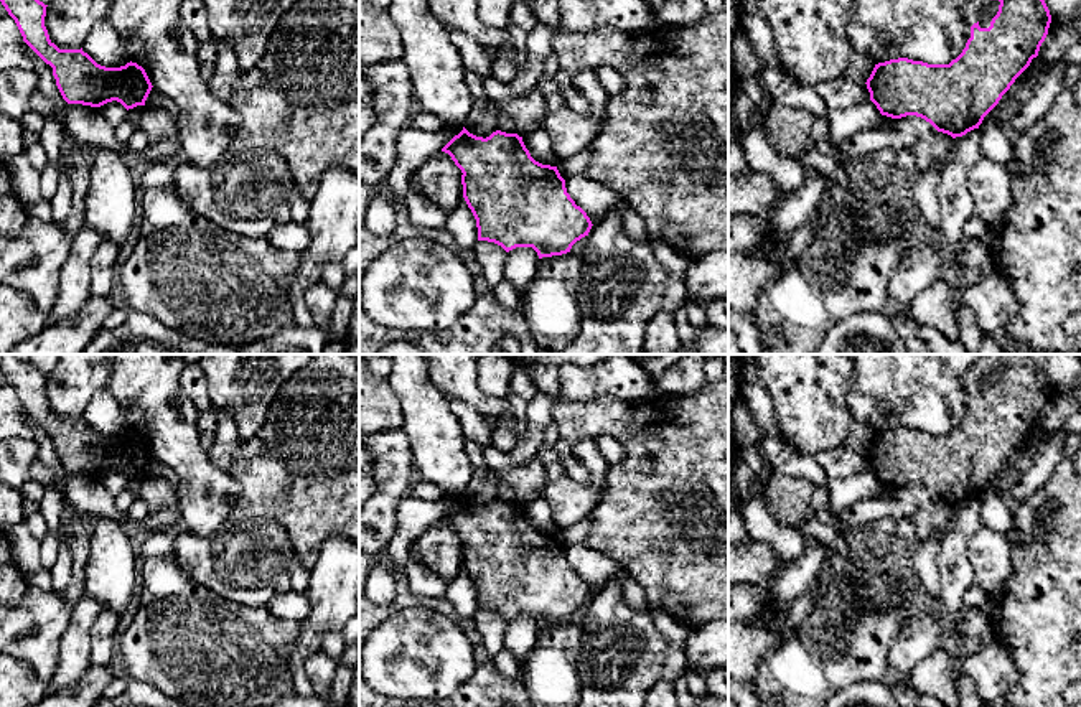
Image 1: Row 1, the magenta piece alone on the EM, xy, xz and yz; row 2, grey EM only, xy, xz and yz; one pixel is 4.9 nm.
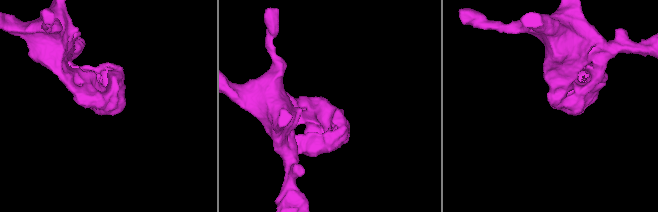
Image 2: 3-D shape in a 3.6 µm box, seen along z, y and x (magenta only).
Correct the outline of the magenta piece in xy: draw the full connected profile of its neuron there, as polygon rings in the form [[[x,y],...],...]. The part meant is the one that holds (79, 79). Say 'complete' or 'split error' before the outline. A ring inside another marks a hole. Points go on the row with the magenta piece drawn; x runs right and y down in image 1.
complete | [[[0,0],[15,20],[23,41],[53,68],[56,86],[68,104],[101,107],[117,101],[127,110],[145,105],[152,82],[142,66],[97,64],[81,49],[59,49],[44,26],[46,7],[40,0]]]

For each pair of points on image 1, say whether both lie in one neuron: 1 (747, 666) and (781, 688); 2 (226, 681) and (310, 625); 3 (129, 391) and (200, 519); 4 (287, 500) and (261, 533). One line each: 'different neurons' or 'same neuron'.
1: different neurons
2: different neurons
3: same neuron
4: different neurons

